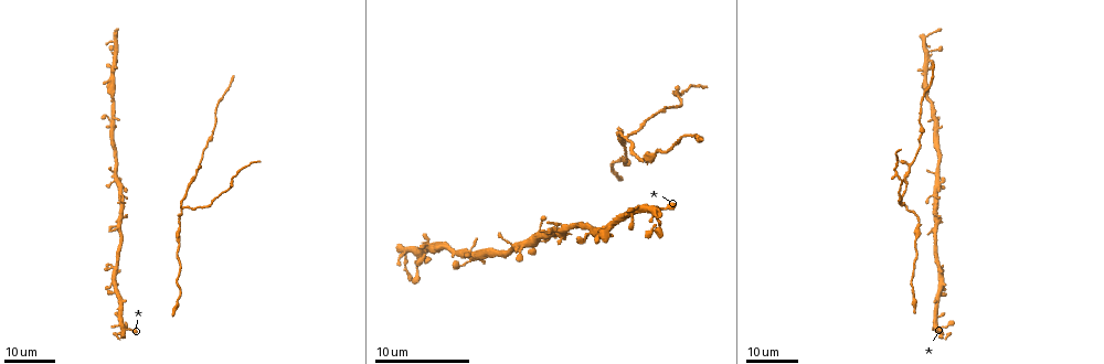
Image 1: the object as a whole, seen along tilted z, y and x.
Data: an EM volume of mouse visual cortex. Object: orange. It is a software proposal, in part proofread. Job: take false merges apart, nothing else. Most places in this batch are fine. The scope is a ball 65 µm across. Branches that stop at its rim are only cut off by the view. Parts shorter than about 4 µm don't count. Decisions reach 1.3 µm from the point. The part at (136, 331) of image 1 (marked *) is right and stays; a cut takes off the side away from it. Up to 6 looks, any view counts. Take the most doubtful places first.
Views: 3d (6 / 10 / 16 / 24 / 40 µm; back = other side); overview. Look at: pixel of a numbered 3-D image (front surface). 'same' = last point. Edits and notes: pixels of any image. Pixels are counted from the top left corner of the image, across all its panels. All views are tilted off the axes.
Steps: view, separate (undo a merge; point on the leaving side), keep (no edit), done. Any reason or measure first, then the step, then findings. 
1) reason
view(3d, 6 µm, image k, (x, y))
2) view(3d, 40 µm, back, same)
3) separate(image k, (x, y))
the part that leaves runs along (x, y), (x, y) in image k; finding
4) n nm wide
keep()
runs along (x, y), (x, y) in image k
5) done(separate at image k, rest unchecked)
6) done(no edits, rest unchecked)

view(3d, 16 µm, image 1, (182, 207))

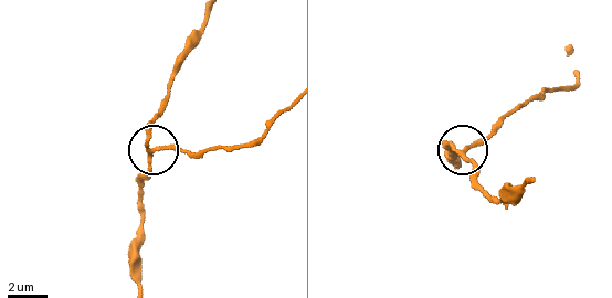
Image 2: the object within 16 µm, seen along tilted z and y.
closer look
view(3d, 6 µm, image 2, (458, 149))

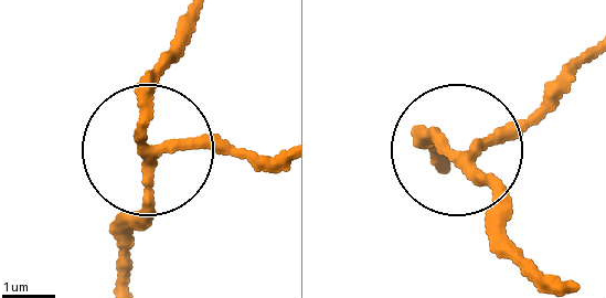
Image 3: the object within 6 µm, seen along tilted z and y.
3 arms
keep()
runs along (129, 285), (129, 231), (158, 155), (275, 157) in image 3; continuous, no second neuron

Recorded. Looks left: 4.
view(3d, 24 µm, image 1, (910, 169))

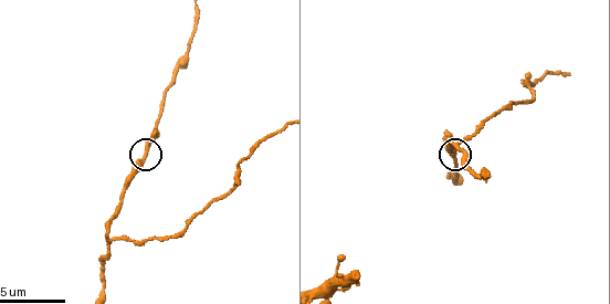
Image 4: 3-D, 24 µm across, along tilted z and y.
view(3d, 10 µm, image 4, (148, 147))

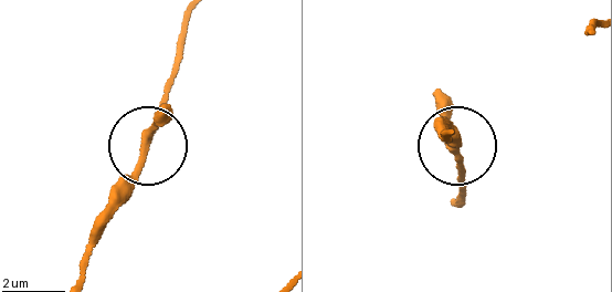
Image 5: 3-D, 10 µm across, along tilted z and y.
keep()
one neuron here

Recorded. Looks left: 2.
thick turns thin
view(3d, 24 µm, image 1, (917, 239))

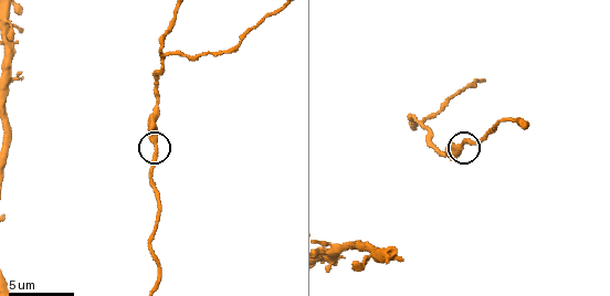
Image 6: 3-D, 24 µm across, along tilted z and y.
closer look
view(3d, 10 µm, image 6, (461, 145))

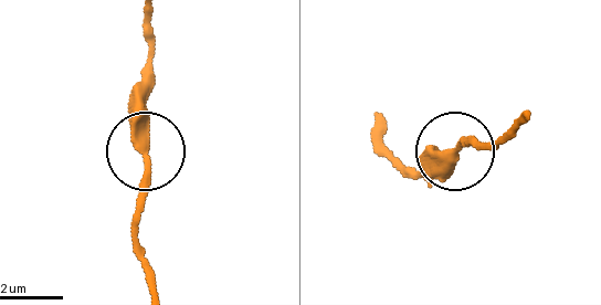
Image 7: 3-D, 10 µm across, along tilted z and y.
330 nm wide
keep()
all the same neuron

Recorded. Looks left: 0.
done(no edits, rest unchecked)

